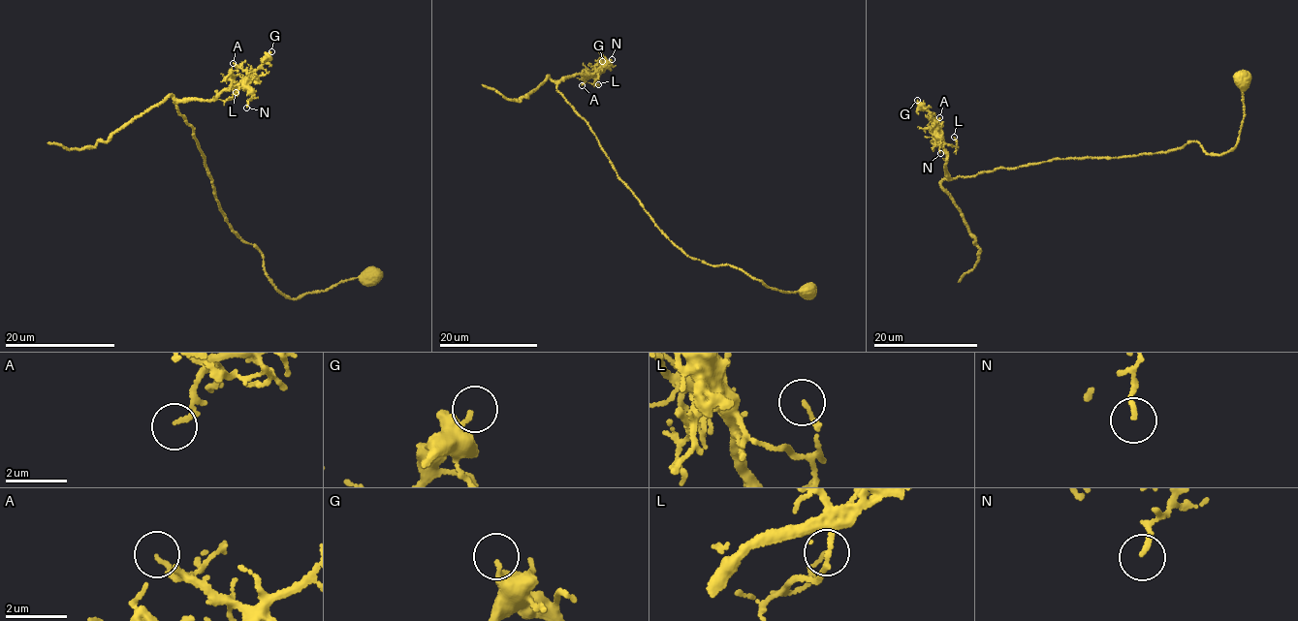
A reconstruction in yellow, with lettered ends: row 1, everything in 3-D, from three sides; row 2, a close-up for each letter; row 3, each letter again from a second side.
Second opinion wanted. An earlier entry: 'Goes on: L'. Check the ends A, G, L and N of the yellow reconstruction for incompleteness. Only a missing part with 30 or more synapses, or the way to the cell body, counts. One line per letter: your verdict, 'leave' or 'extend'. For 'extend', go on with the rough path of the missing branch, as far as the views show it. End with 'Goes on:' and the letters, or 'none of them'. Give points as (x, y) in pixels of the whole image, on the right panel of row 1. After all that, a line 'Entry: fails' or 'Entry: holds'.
A: leave
G: leave
L: leave
N: leave
Goes on: none of them
Entry: fails

